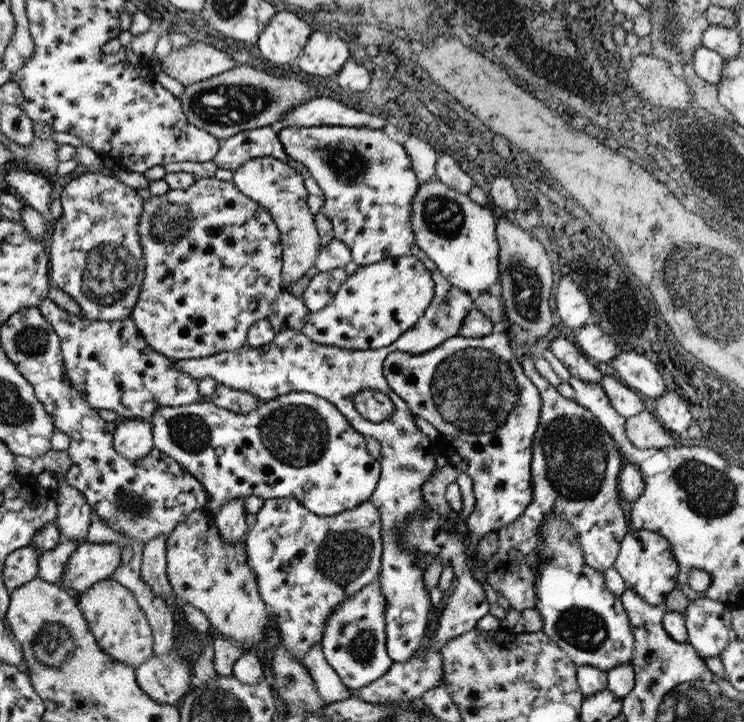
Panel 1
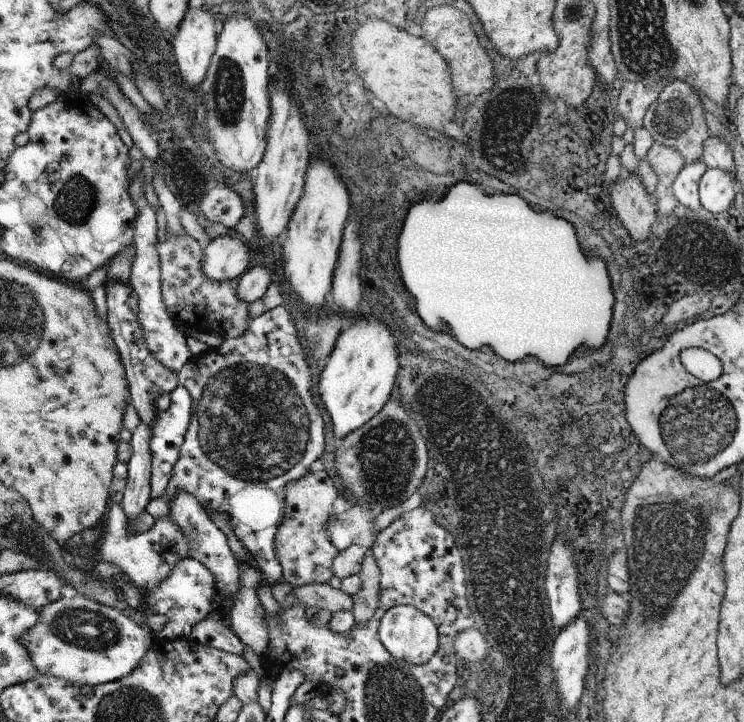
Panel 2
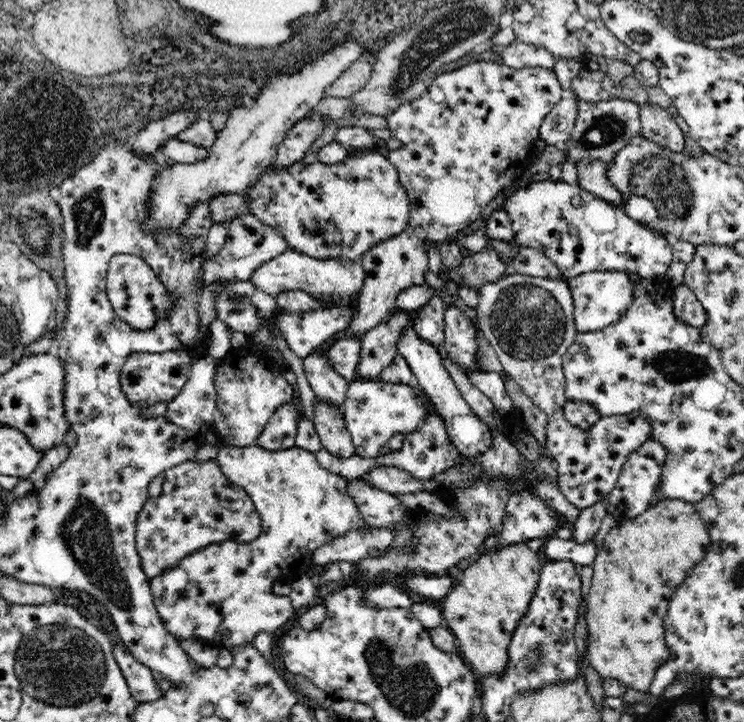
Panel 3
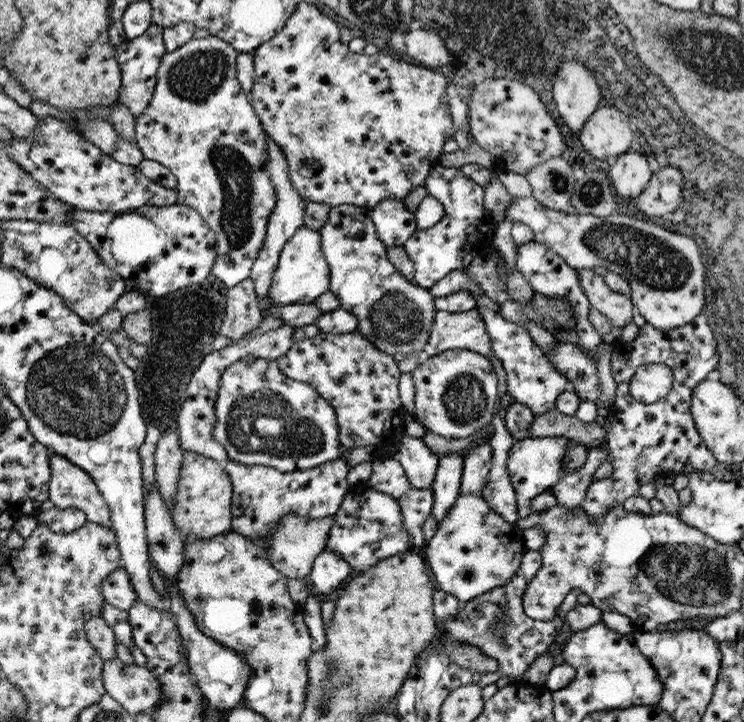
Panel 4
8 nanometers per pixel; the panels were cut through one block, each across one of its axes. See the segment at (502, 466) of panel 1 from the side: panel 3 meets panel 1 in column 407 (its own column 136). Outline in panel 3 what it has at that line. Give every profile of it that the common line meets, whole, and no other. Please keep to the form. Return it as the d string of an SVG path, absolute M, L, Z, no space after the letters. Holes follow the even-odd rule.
M172 350L172 352L162 352L162 354L132 354L120 372L122 392L128 396L128 400L134 406L148 408L158 402L170 404L184 390L184 384L190 378L192 362L194 358L182 350Z

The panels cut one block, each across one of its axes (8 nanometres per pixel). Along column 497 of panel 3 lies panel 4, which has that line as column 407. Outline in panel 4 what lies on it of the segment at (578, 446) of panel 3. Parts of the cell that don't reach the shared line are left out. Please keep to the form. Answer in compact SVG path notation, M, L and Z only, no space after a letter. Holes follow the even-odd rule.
M339 206L329 210L325 226L319 230L323 258L329 264L329 292L333 292L343 310L357 316L357 330L371 336L375 344L401 360L407 352L423 350L433 330L435 304L425 286L403 280L387 258L387 246L379 240L371 210L357 206Z

